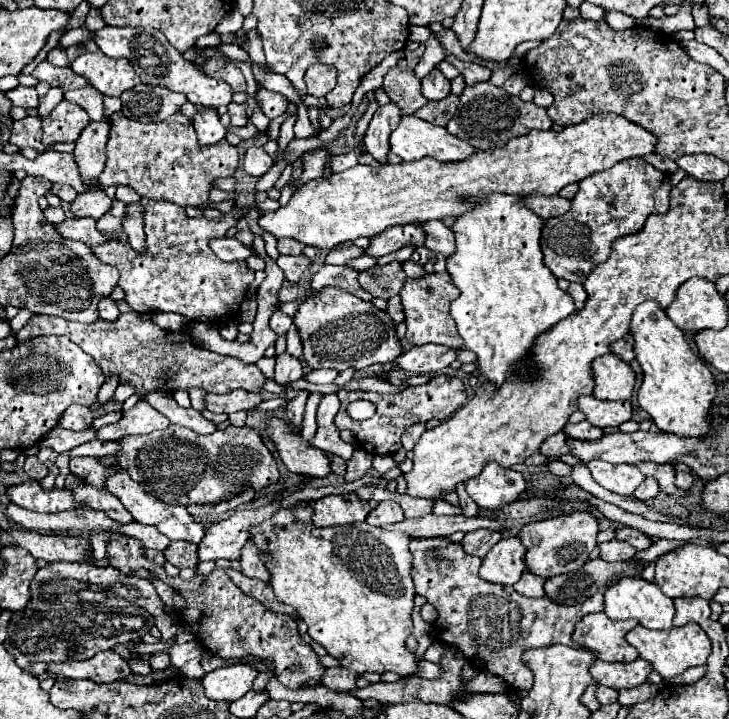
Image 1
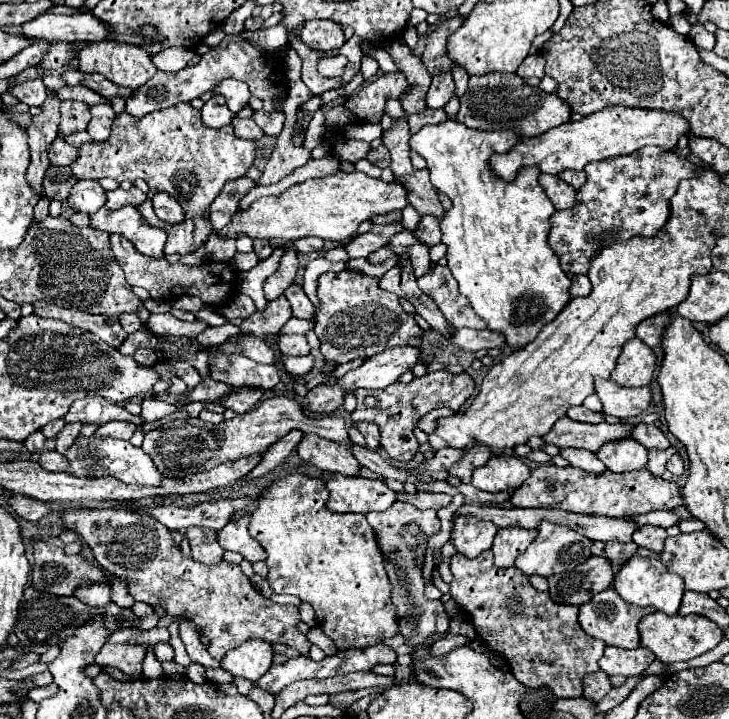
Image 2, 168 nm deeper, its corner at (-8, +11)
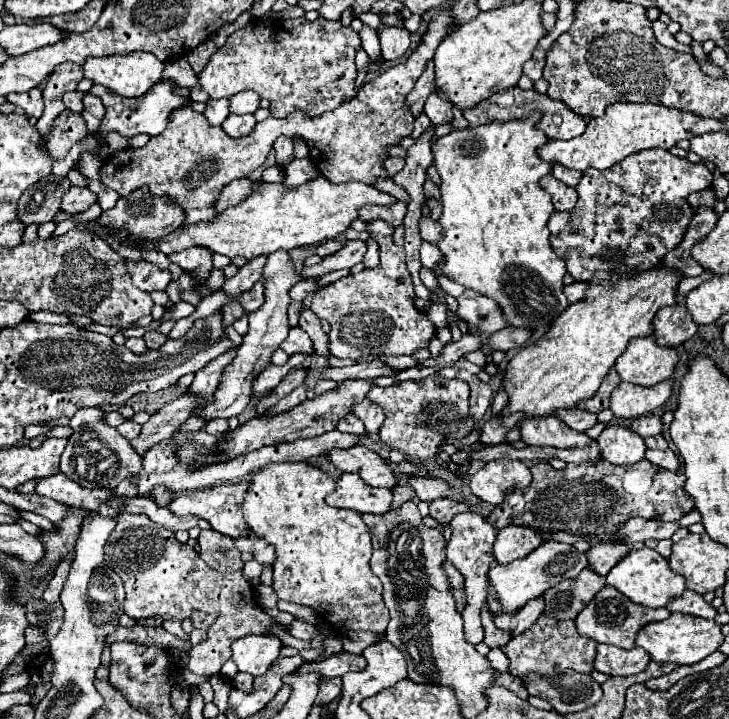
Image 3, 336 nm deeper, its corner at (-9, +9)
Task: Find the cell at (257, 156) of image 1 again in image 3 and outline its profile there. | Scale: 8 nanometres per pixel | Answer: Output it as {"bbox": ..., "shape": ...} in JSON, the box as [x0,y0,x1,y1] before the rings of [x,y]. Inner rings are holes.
{"bbox":[222,113,256,139],"shape":[[[230,113],[226,117],[226,121],[222,123],[222,129],[234,137],[234,139],[240,139],[240,137],[246,137],[250,135],[250,131],[256,127],[256,119],[254,115],[234,115]]]}

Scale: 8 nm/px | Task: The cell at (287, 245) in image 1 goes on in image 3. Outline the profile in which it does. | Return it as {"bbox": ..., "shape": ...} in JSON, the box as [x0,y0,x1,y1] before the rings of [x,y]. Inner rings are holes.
{"bbox":[316,239,344,257],"shape":[[[332,239],[332,241],[324,241],[324,243],[320,243],[320,245],[316,247],[316,255],[320,255],[320,257],[332,255],[332,253],[336,253],[342,245],[344,245],[344,239],[342,239],[342,243],[336,241],[336,239]]]}

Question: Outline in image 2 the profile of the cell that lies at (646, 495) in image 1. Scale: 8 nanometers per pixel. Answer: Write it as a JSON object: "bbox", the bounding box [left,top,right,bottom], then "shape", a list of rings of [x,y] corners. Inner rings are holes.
{"bbox":[647,446,677,477],"shape":[[[670,446],[669,449],[665,449],[665,451],[657,451],[657,449],[651,449],[649,451],[649,463],[647,463],[647,467],[649,467],[649,471],[653,473],[653,475],[659,475],[659,477],[663,477],[665,475],[665,461],[674,455],[677,452],[676,448]]]}

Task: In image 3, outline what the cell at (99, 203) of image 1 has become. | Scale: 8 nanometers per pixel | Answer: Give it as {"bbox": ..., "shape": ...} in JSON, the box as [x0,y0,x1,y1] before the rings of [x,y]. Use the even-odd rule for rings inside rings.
{"bbox":[60,187,98,215],"shape":[[[72,187],[72,189],[64,195],[60,211],[70,213],[70,215],[82,213],[82,211],[86,211],[88,207],[92,207],[96,201],[98,201],[98,195],[92,193],[88,187]]]}

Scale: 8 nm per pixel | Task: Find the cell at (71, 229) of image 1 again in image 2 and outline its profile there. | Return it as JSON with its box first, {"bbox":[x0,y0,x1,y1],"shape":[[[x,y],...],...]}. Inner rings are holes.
{"bbox":[91,205,167,259],"shape":[[[125,205],[115,211],[103,207],[91,215],[91,227],[97,227],[107,233],[123,235],[143,255],[155,259],[165,257],[163,245],[167,241],[167,233],[159,227],[151,227],[139,213],[137,205]]]}

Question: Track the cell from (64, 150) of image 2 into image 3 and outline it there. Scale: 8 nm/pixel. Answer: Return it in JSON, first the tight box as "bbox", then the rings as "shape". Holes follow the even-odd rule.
{"bbox":[76,153,102,179],"shape":[[[82,153],[80,159],[76,161],[76,167],[80,169],[82,175],[86,175],[88,179],[98,179],[98,167],[102,165],[102,159],[100,157],[94,157],[94,155],[86,155]]]}

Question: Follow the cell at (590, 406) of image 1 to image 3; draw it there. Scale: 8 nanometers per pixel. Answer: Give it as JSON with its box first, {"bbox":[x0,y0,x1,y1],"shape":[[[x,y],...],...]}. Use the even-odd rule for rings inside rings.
{"bbox":[610,381,672,419],"shape":[[[662,381],[656,387],[638,387],[630,383],[620,383],[610,395],[610,411],[620,419],[636,419],[648,411],[654,411],[666,403],[670,397],[672,383]]]}

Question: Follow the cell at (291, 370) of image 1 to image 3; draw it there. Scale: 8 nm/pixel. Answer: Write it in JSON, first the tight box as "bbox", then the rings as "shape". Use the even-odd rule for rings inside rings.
{"bbox":[280,327,314,355],"shape":[[[292,327],[288,337],[282,341],[280,345],[288,355],[296,355],[296,353],[304,353],[304,355],[312,355],[314,353],[314,345],[308,337],[306,331],[302,331],[300,327]]]}

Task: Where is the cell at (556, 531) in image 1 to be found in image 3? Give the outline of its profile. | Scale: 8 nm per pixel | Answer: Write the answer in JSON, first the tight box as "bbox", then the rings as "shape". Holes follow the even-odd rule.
{"bbox":[490,541,588,613],"shape":[[[546,541],[546,543],[538,545],[532,553],[528,553],[526,557],[514,561],[514,563],[492,567],[490,569],[490,581],[492,581],[496,595],[504,607],[502,611],[512,613],[512,611],[520,609],[526,601],[542,595],[546,589],[560,583],[562,579],[568,579],[568,577],[574,579],[584,567],[588,567],[586,555],[578,555],[578,551],[572,545]]]}

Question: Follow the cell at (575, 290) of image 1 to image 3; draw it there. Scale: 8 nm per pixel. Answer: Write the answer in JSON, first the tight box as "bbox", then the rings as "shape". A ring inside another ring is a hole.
{"bbox":[564,281,588,303],"shape":[[[574,281],[574,283],[570,283],[570,285],[564,287],[564,295],[566,295],[566,299],[568,299],[570,303],[576,303],[576,301],[584,299],[586,287],[588,287],[588,283],[584,283],[584,281]]]}

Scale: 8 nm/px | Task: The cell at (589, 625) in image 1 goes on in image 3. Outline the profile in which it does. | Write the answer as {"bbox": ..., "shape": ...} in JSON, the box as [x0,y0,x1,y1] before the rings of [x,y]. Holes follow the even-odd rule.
{"bbox":[574,585,670,649],"shape":[[[606,585],[602,591],[598,591],[598,595],[580,611],[580,615],[574,619],[576,621],[576,629],[580,635],[584,637],[590,637],[598,643],[610,643],[610,645],[616,645],[616,647],[622,647],[622,649],[632,649],[636,647],[634,639],[636,639],[636,633],[638,629],[642,629],[646,623],[652,623],[652,621],[662,621],[670,615],[670,611],[666,607],[662,609],[650,609],[650,607],[644,607],[644,605],[636,605],[636,603],[630,603],[630,599],[626,599],[626,595],[622,595],[620,591],[616,591],[614,587]]]}

